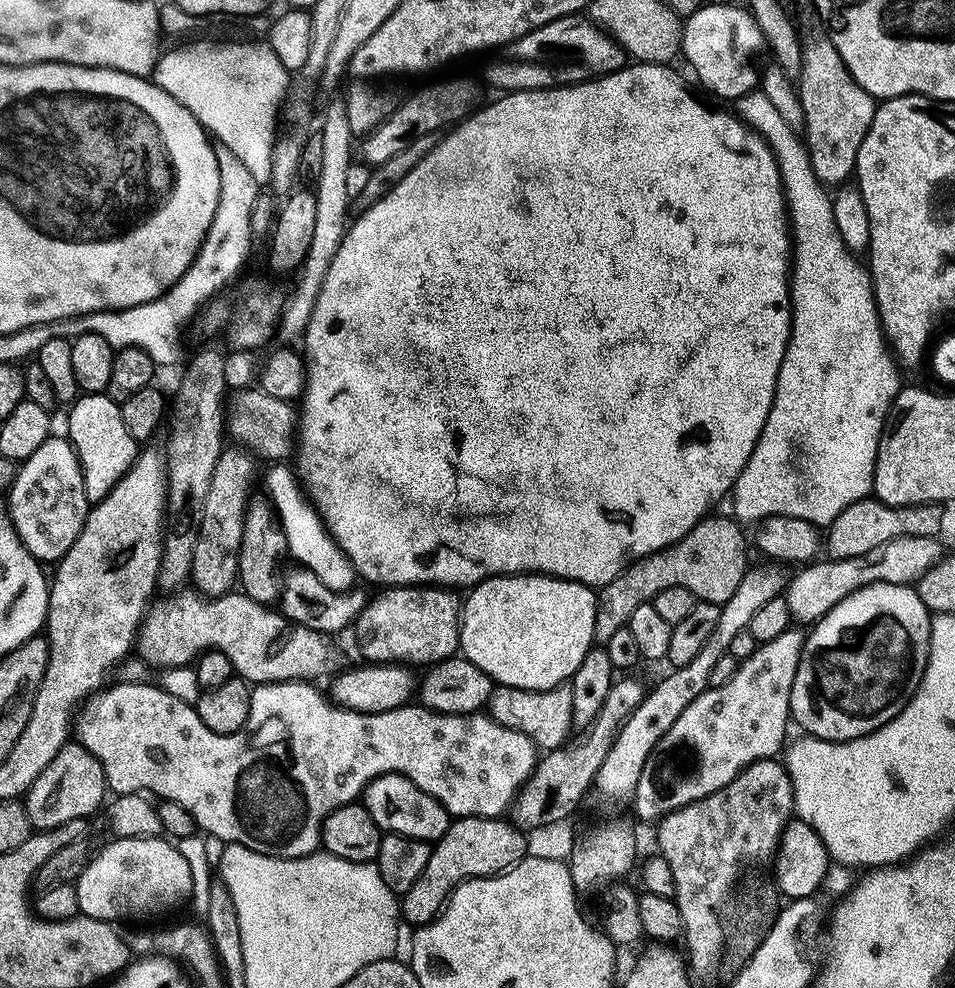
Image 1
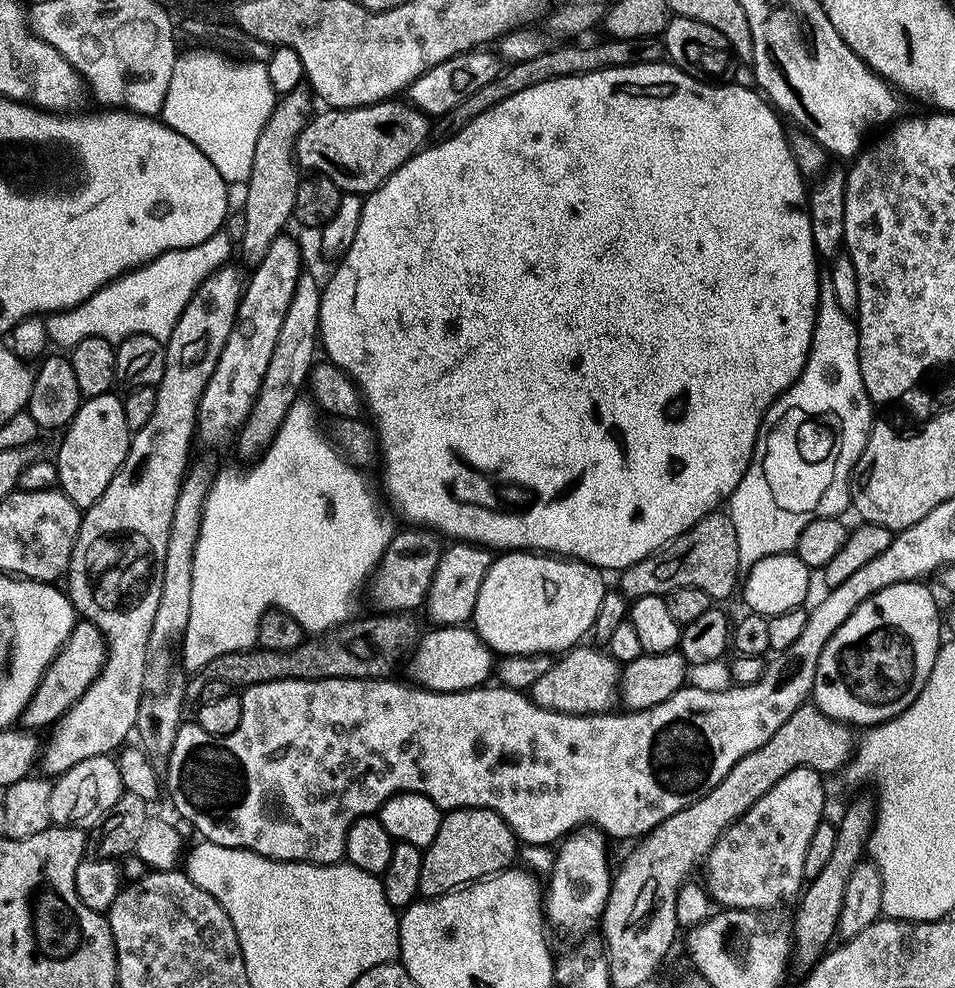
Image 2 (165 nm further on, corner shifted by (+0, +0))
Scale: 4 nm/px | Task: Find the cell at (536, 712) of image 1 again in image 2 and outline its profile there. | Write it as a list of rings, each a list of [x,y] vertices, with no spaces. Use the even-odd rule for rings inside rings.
[[[577,646],[557,659],[534,682],[530,699],[547,712],[565,712],[567,716],[594,716],[604,714],[618,700],[618,664],[607,651]]]

